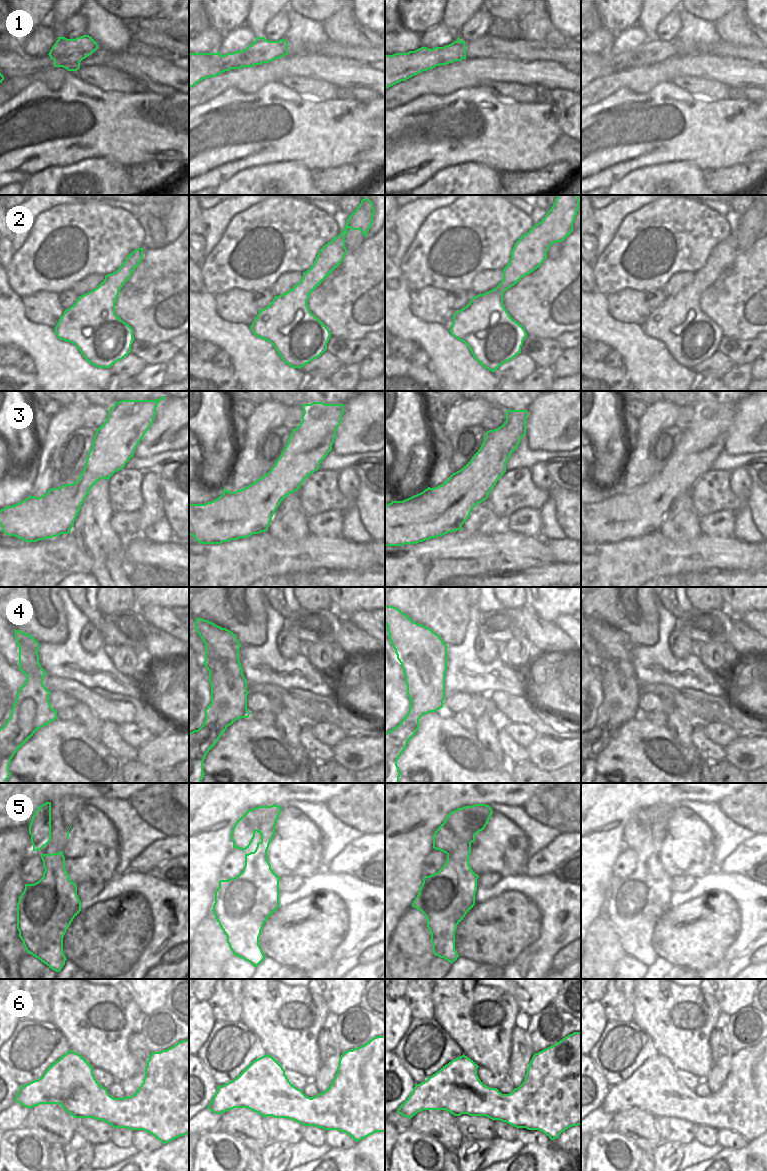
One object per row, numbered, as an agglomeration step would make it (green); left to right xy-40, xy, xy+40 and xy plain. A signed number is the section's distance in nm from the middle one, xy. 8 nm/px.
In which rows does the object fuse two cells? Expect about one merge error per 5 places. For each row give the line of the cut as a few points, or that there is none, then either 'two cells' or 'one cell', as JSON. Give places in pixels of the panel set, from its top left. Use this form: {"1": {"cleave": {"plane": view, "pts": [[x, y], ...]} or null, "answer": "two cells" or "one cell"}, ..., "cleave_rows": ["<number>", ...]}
{"1": {"cleave": null, "answer": "one cell"}, "2": {"cleave": null, "answer": "one cell"}, "3": {"cleave": null, "answer": "one cell"}, "4": {"cleave": null, "answer": "one cell"}, "5": {"cleave": {"plane": "xy+40", "pts": [[470, 843], [462, 843], [447, 854]]}, "answer": "two cells"}, "6": {"cleave": null, "answer": "one cell"}, "cleave_rows": ["5"]}

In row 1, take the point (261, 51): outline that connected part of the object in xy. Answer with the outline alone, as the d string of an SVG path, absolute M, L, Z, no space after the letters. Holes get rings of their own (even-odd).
M264 37L256 40L242 51L221 55L217 53L189 53L189 89L209 77L215 77L231 69L253 67L269 63L288 55L285 39L269 41Z

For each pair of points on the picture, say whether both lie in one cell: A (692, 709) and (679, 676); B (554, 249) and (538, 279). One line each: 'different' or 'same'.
A: different
B: different

